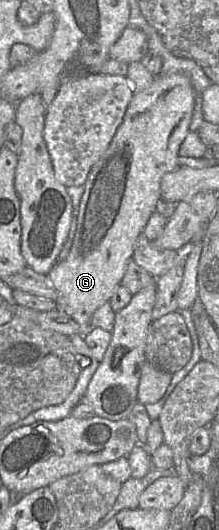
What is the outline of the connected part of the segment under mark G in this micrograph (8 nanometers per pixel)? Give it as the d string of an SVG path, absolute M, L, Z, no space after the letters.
M182 74L157 75L147 89L133 93L109 147L92 167L84 184L70 252L47 274L58 294L55 300L57 309L80 325L89 325L93 313L110 300L121 284L136 242L161 200L161 180L165 174L178 168L178 152L189 133L194 105L194 89L188 77Z

